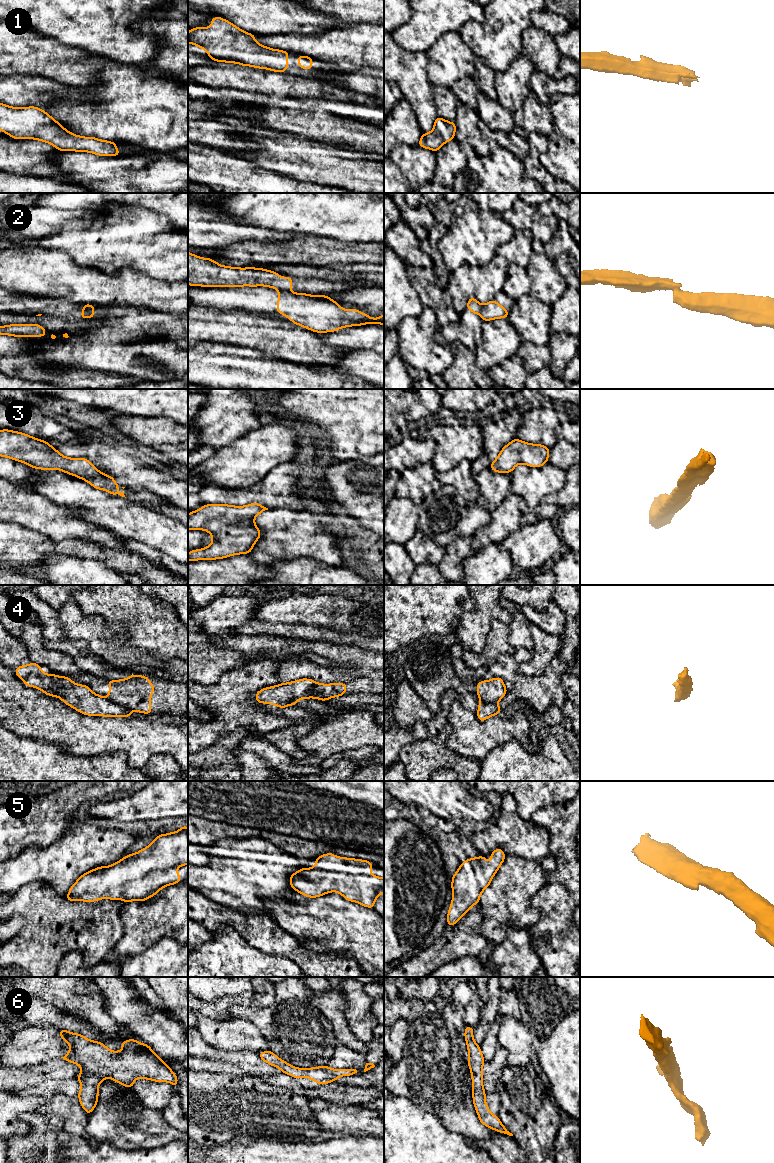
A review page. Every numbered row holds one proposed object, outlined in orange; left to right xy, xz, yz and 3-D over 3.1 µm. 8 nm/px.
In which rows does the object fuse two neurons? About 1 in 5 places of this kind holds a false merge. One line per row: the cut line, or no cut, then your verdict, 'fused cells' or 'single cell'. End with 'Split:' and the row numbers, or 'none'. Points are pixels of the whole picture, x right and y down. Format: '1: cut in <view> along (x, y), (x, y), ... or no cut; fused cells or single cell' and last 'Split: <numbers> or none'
1: no cut; single cell
2: cut in xz along (279, 289), (289, 291); fused cells
3: no cut; single cell
4: cut in xy along (107, 698), (130, 711); fused cells
5: no cut; single cell
6: no cut; single cell
Split: 2, 4

